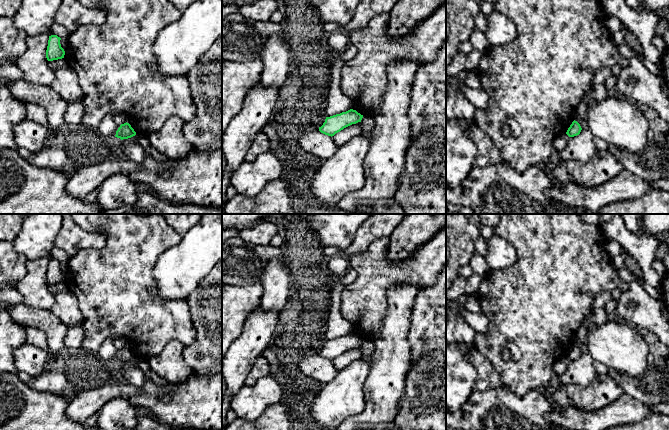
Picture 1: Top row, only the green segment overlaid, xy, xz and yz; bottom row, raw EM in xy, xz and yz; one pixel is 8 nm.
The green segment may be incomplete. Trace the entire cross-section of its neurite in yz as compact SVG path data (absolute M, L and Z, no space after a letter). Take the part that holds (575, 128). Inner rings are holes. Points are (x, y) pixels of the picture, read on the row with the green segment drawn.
M573 121L572 124L570 125L570 127L568 128L566 134L569 137L574 137L580 134L582 128L580 126L580 124L577 121Z

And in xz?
M350 109L346 112L326 117L323 125L319 127L319 131L332 137L344 128L361 122L362 118L363 115L358 113L356 110Z

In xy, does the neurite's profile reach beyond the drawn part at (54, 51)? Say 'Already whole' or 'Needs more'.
Already whole

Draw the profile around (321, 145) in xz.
M319 130L301 137L299 143L304 150L321 160L330 158L338 149L333 138L321 133Z

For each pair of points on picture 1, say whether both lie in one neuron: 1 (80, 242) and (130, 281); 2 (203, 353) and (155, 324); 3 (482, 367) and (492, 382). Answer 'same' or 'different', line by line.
1: different
2: different
3: same

